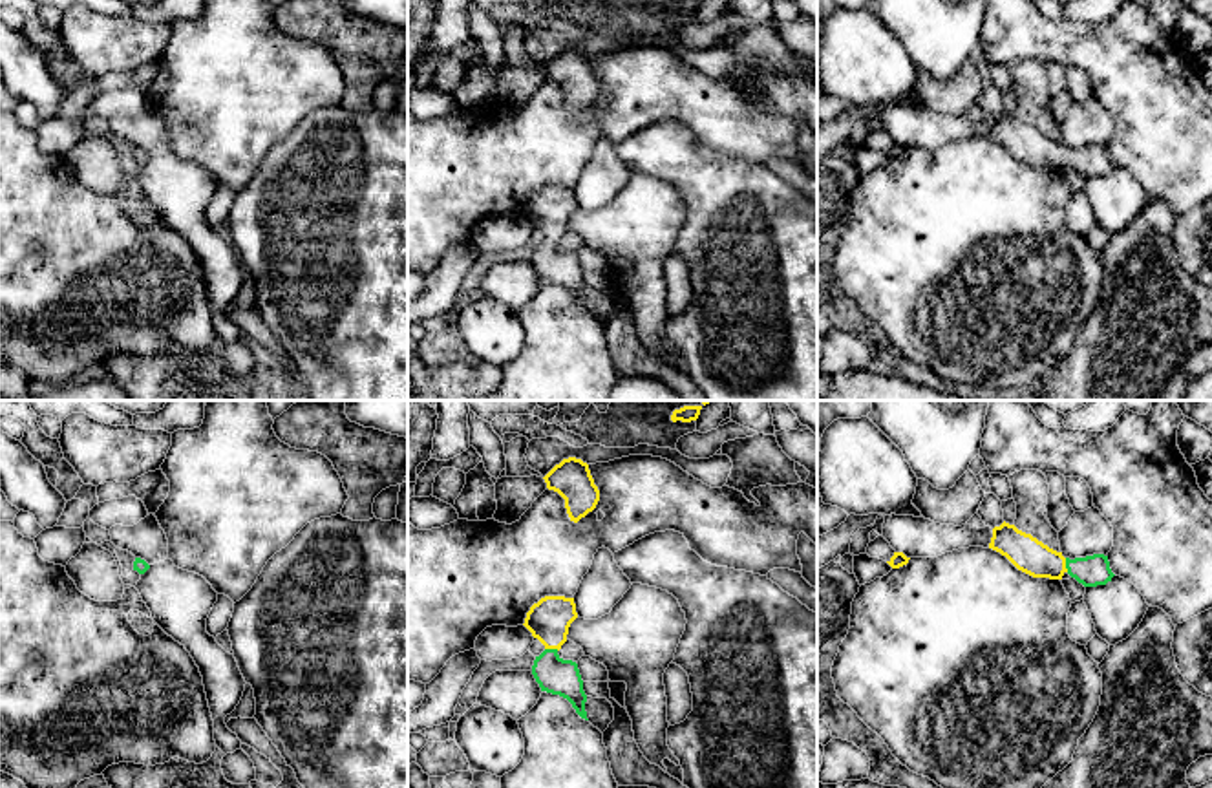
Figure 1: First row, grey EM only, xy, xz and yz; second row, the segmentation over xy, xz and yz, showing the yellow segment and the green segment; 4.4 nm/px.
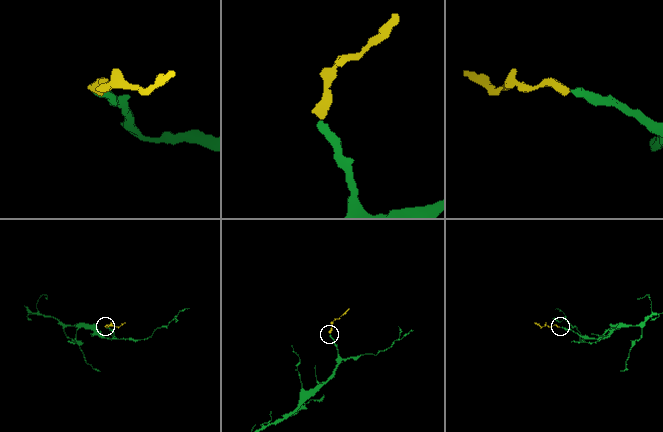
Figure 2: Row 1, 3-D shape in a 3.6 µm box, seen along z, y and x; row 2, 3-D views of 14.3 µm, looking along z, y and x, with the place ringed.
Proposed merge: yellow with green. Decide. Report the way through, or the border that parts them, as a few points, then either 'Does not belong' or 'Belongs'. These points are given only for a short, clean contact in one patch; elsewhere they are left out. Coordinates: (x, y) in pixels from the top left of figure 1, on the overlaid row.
Path across: yz (1026, 553), (1041, 562), (1064, 565), (1090, 571). Belongs

